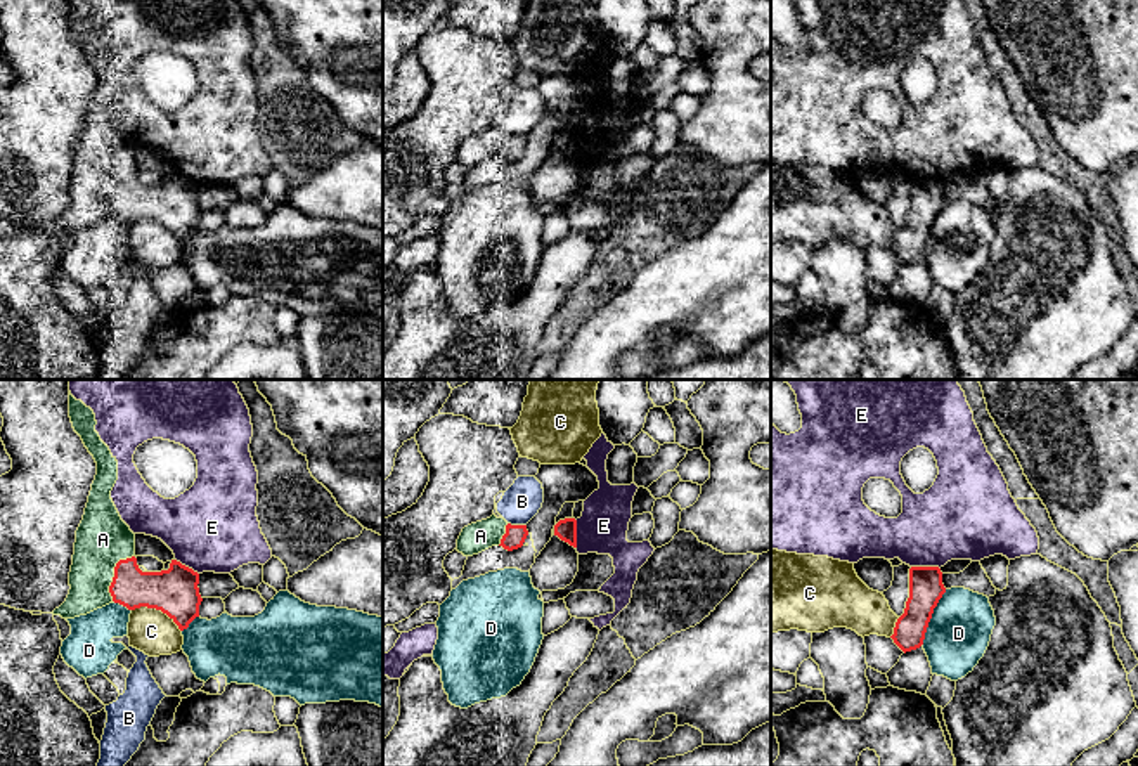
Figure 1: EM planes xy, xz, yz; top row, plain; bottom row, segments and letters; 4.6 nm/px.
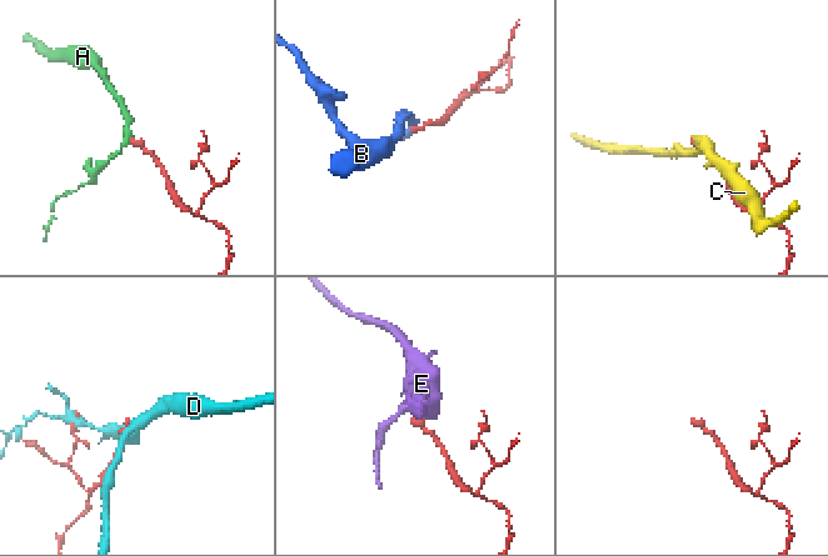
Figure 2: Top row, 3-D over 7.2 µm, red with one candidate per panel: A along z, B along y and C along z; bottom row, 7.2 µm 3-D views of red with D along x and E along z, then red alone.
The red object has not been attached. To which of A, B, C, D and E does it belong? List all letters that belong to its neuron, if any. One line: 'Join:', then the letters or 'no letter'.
Join: A

